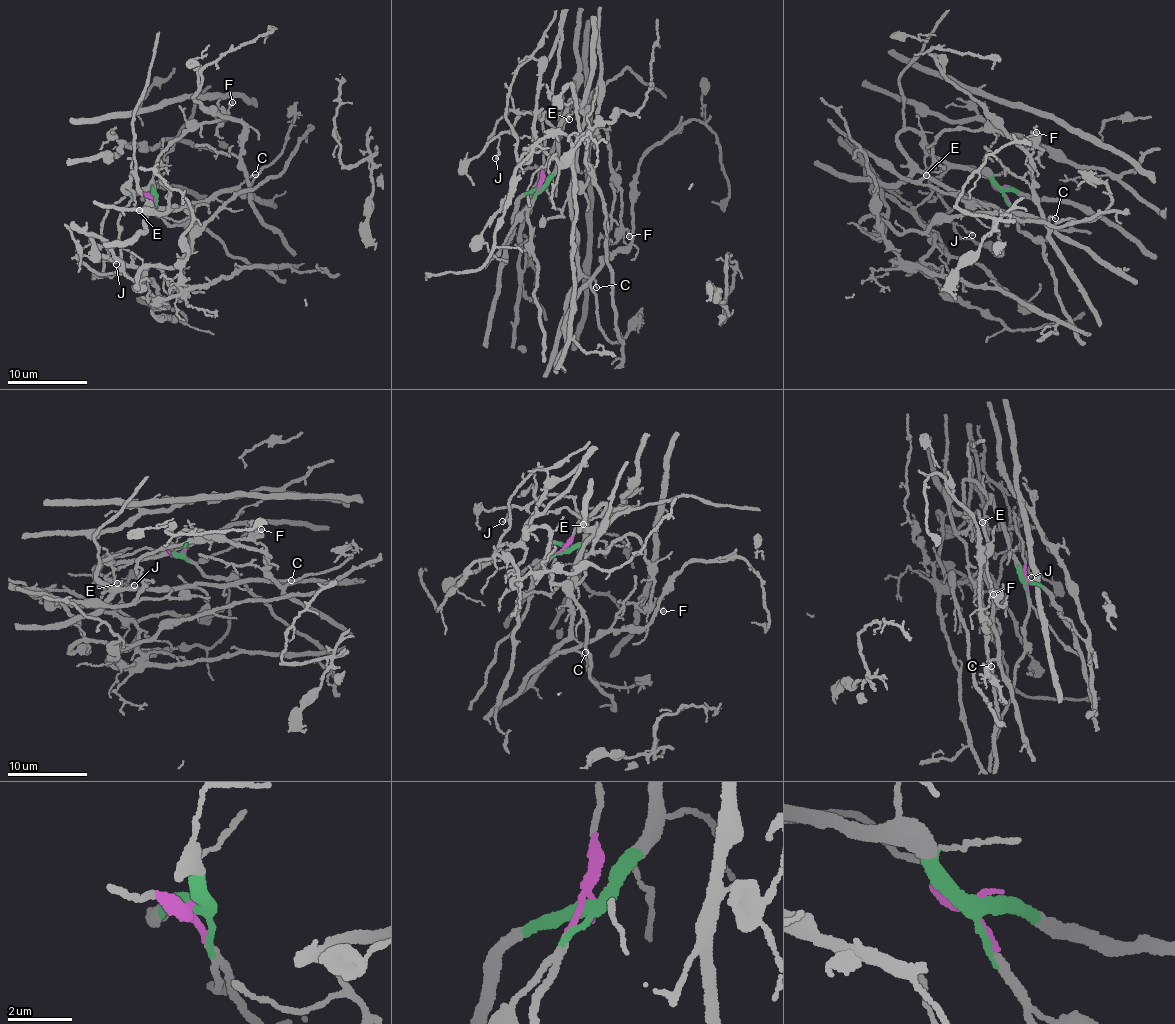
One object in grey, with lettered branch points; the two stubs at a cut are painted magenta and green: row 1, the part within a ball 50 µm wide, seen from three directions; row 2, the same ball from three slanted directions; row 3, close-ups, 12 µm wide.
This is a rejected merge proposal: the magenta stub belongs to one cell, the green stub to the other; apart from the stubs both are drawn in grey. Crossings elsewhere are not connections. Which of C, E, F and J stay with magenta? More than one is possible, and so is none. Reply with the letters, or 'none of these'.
J

